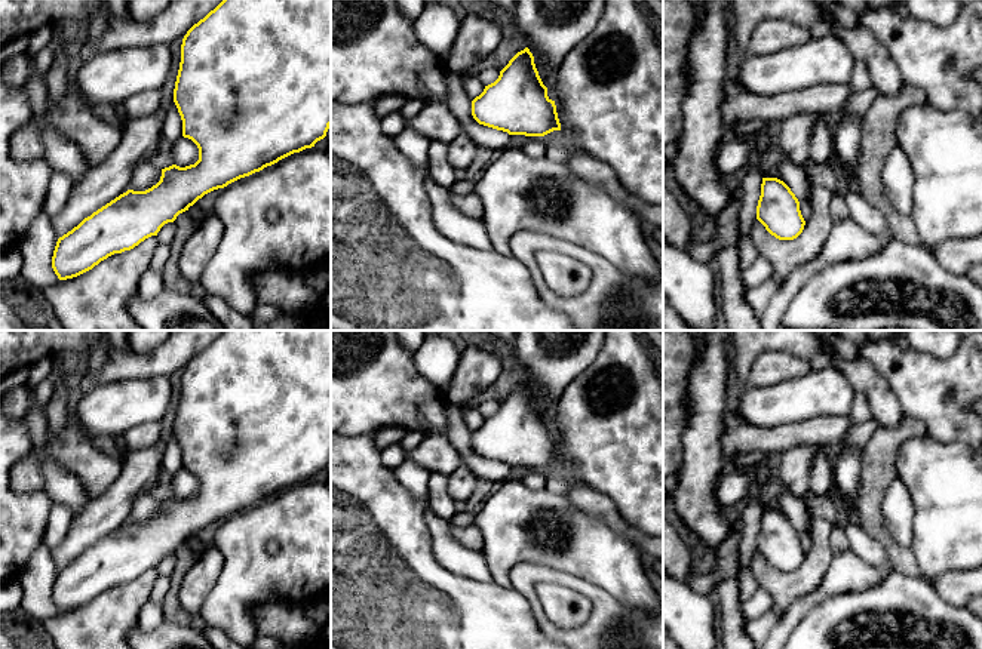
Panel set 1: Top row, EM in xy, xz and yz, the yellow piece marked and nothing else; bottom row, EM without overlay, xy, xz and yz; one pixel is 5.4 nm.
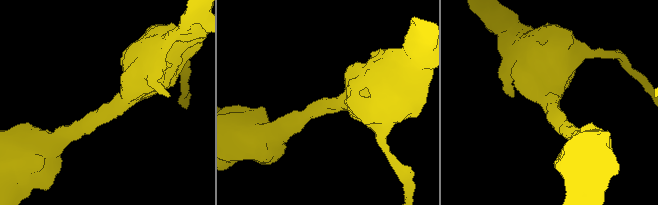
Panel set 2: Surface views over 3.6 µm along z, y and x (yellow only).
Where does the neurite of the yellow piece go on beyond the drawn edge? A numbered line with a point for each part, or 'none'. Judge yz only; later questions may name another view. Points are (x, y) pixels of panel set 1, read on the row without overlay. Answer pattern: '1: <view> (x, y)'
none

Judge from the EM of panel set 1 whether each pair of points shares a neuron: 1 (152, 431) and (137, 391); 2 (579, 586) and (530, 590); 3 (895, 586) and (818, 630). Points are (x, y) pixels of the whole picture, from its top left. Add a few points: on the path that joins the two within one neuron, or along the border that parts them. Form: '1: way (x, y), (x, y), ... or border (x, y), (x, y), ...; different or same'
1: border (160, 420), (135, 424), (122, 436); different
2: way (565, 580), (539, 577); same
3: way (875, 605), (852, 609), (837, 621); same

